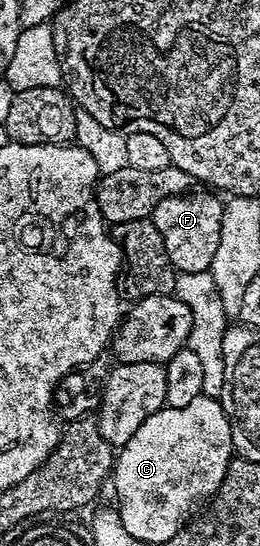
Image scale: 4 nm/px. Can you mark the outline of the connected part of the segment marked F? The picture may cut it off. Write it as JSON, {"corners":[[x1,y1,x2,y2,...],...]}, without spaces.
{"corners":[[196,189,187,195,171,195,166,197,166,201,158,201,150,217,158,233,162,233,162,241,166,241,166,254,170,256,172,266,177,272,207,271,214,261,214,253,217,252,225,200,211,190,200,190,204,191]]}

